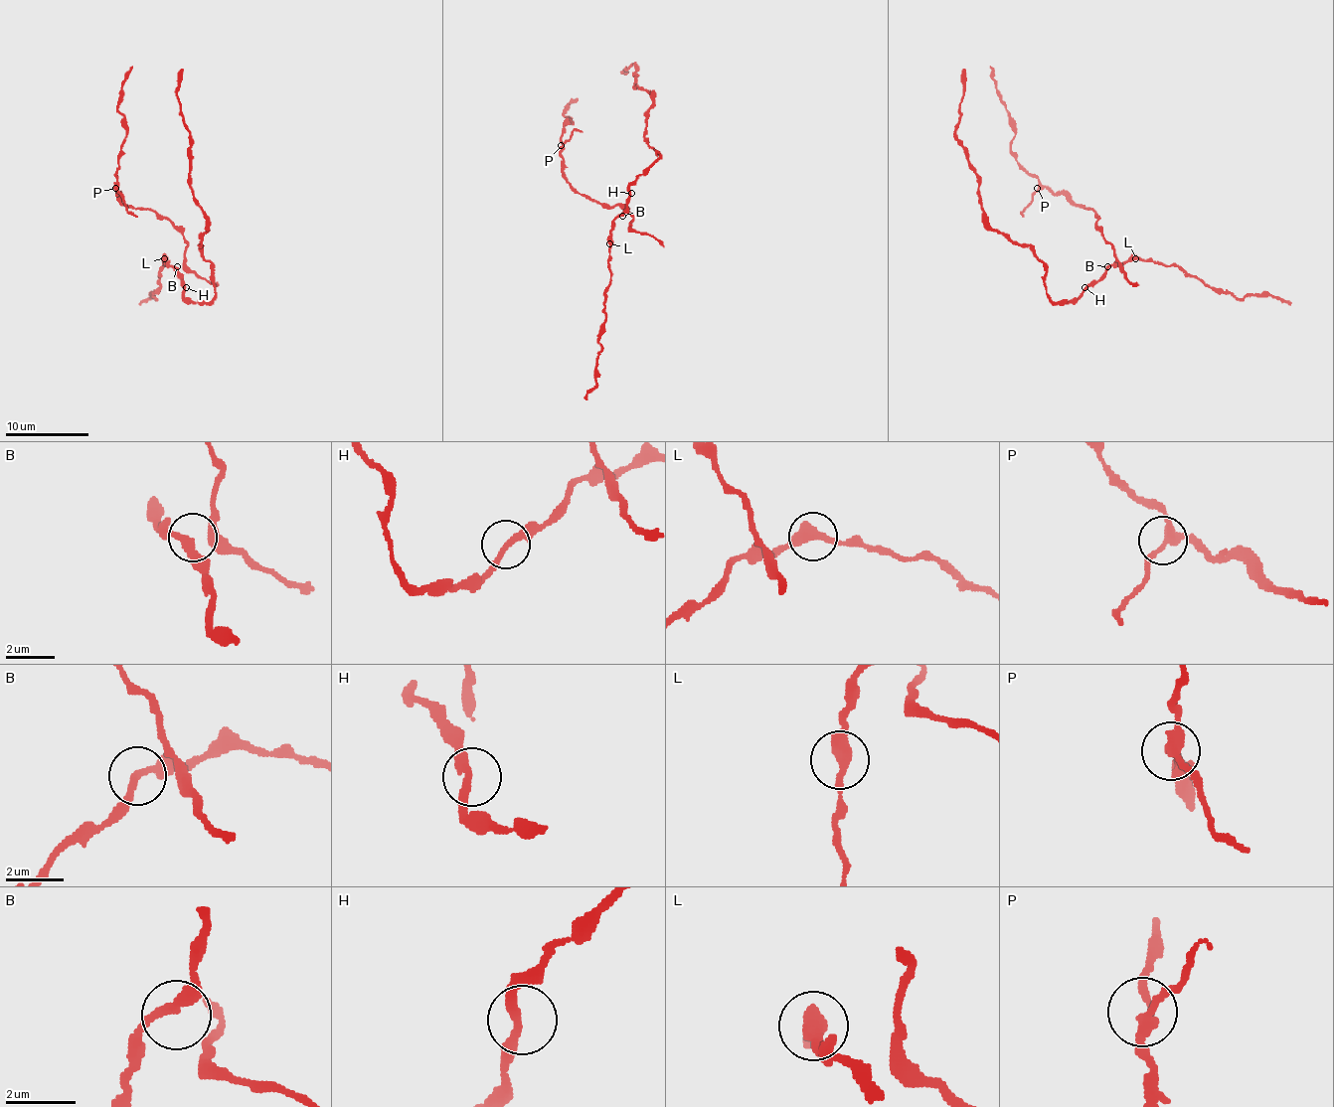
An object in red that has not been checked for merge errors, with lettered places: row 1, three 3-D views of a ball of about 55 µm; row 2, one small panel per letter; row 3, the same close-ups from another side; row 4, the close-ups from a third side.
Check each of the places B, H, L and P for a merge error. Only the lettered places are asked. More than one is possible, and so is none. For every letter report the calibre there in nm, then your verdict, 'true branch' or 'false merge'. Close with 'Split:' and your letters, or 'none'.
B: 200 nm | true branch
H: 240 nm | true branch
L: 400 nm | true branch
P: 280 nm | true branch
Split: none

